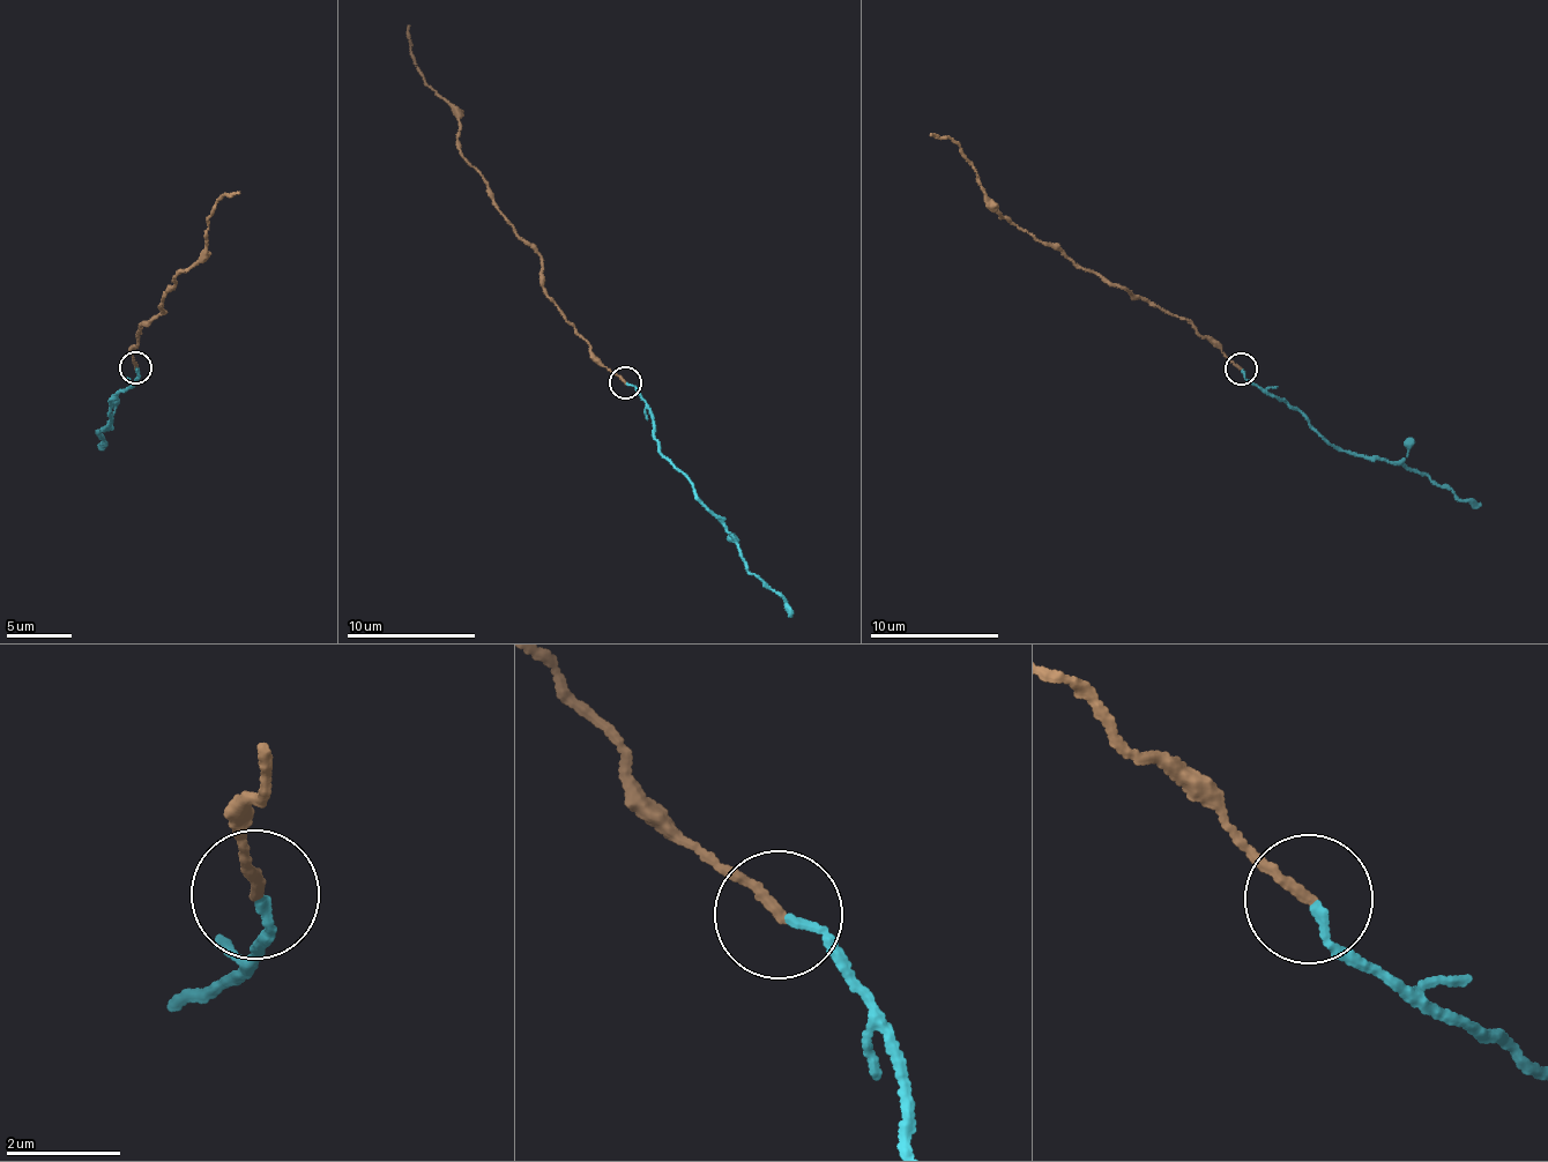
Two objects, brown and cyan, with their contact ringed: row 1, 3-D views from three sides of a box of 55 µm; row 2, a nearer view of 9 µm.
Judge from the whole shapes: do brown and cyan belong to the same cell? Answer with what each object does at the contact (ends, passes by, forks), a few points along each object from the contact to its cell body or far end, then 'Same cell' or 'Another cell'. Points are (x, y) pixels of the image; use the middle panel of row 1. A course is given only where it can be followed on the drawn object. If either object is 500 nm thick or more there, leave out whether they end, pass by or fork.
At the ring brown ends. At the ring cyan ends. Course of brown: (625, 381), (545, 295), (541, 254), (461, 153), (461, 128), (422, 75), (409, 24). Course of cyan: (625, 385), (638, 389), (663, 455), (687, 478), (693, 492), (736, 546), (744, 567), (782, 597), (793, 617). Same cell

